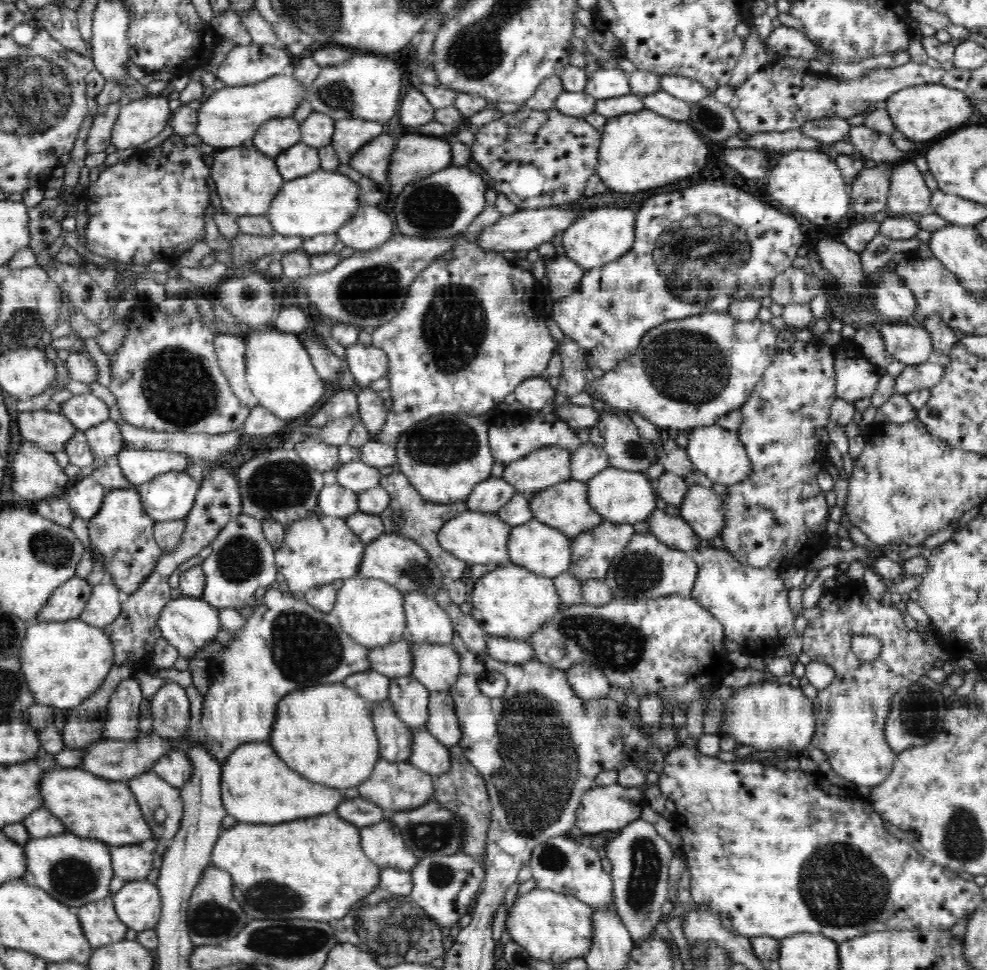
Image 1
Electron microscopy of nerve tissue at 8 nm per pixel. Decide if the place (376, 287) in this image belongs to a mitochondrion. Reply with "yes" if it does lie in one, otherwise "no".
yes

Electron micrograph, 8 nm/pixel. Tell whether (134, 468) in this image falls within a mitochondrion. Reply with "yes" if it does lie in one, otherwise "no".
no

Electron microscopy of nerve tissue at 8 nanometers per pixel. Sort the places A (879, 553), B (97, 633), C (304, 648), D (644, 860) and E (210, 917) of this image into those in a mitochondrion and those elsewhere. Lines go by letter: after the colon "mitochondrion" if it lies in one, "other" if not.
A: other
B: other
C: mitochondrion
D: mitochondrion
E: mitochondrion

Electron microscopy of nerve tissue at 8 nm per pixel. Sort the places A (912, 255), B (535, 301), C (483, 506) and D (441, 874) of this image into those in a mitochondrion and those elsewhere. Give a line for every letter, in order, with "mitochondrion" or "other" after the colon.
A: other
B: other
C: other
D: mitochondrion

